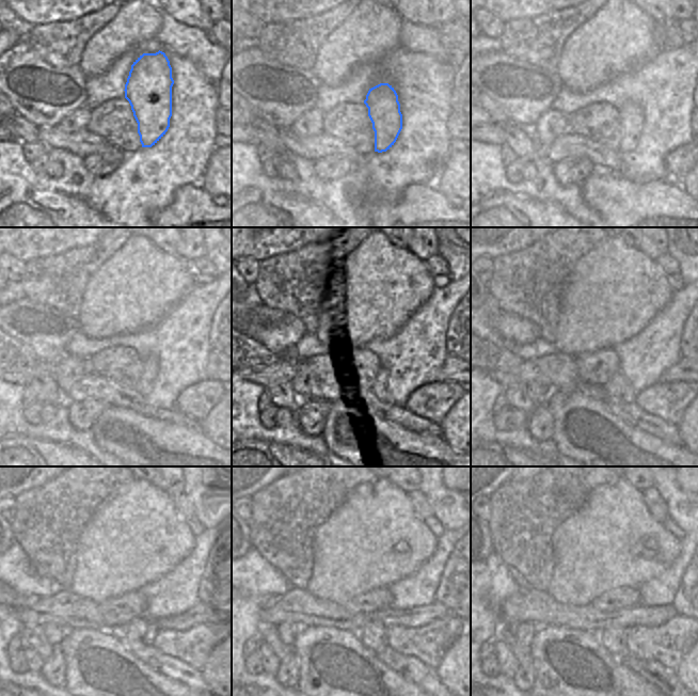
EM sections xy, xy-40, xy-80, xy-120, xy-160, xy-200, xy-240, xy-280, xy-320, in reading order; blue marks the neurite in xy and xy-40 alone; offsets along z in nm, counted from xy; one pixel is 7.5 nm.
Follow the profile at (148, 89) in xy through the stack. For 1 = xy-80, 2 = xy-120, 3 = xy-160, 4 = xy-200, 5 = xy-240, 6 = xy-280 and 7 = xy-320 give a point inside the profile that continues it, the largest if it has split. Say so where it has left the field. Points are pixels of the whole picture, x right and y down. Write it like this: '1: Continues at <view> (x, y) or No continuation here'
1: Continues at xy-80 (630, 115)
2: Continues at xy-120 (151, 365)
3: Continues at xy-160 (379, 385)
4: Continues at xy-200 (617, 391)
5: Continues at xy-240 (138, 633)
6: Continues at xy-280 (374, 636)
7: Continues at xy-320 (613, 638)

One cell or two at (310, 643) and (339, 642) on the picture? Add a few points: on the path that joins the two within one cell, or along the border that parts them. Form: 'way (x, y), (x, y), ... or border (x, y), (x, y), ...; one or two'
way (317, 641), (328, 637), (332, 642); one

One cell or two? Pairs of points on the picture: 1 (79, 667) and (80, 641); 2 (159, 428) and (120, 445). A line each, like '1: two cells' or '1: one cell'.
1: one cell
2: one cell

